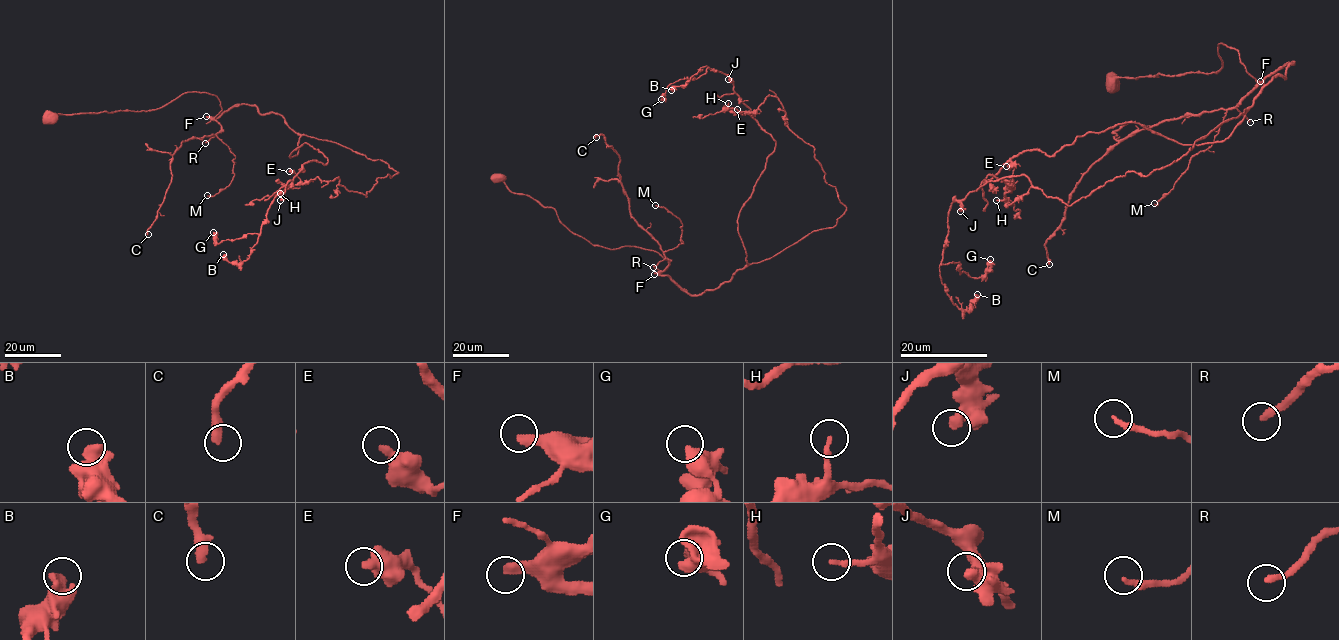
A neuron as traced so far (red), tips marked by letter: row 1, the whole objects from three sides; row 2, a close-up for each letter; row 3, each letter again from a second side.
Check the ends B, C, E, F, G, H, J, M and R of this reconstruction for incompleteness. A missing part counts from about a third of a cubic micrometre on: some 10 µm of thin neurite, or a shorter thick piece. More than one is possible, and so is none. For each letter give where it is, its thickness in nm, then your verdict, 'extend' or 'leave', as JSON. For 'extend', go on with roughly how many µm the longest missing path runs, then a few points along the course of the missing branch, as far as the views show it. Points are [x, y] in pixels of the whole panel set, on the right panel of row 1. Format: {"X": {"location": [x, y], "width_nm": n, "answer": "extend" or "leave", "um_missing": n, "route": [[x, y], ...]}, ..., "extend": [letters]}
{"B": {"location": [977, 294], "width_nm": 400, "answer": "leave"}, "C": {"location": [1049, 264], "width_nm": 420, "answer": "extend", "um_missing": 50}, "E": {"location": [1006, 166], "width_nm": 440, "answer": "leave"}, "F": {"location": [1260, 81], "width_nm": 360, "answer": "extend", "um_missing": 110}, "G": {"location": [990, 259], "width_nm": 500, "answer": "leave"}, "H": {"location": [996, 200], "width_nm": 220, "answer": "leave"}, "J": {"location": [960, 211], "width_nm": 420, "answer": "leave"}, "M": {"location": [1154, 203], "width_nm": 240, "answer": "extend", "um_missing": 15}, "R": {"location": [1250, 122], "width_nm": 260, "answer": "extend", "um_missing": 35}, "extend": ["C", "F", "M", "R"]}

